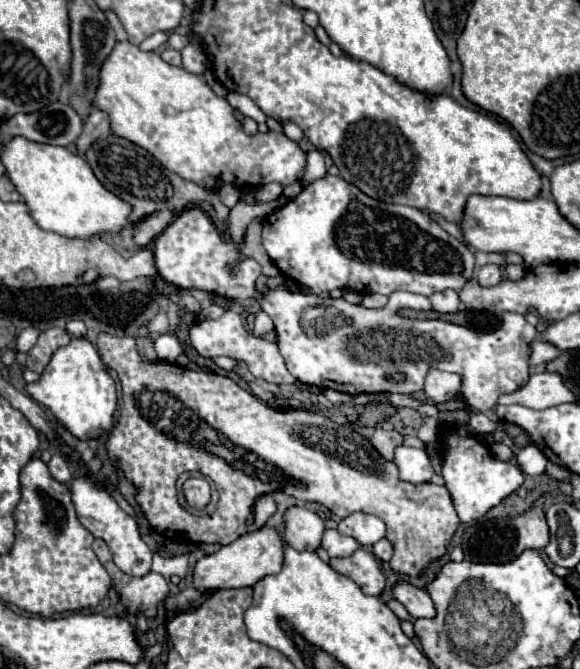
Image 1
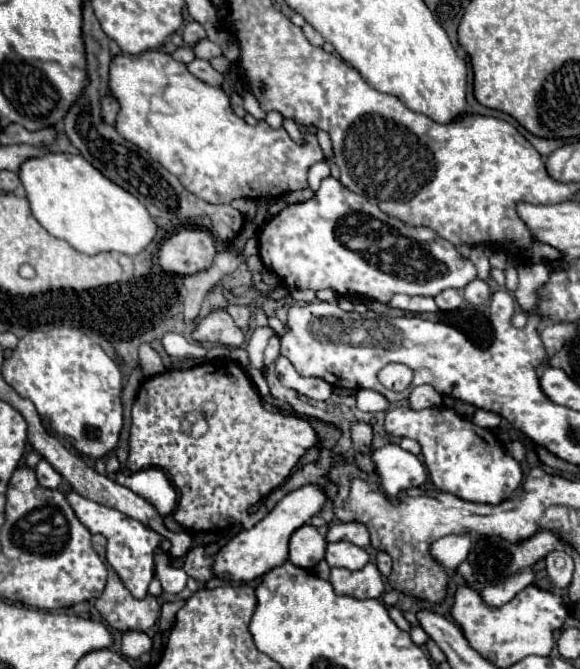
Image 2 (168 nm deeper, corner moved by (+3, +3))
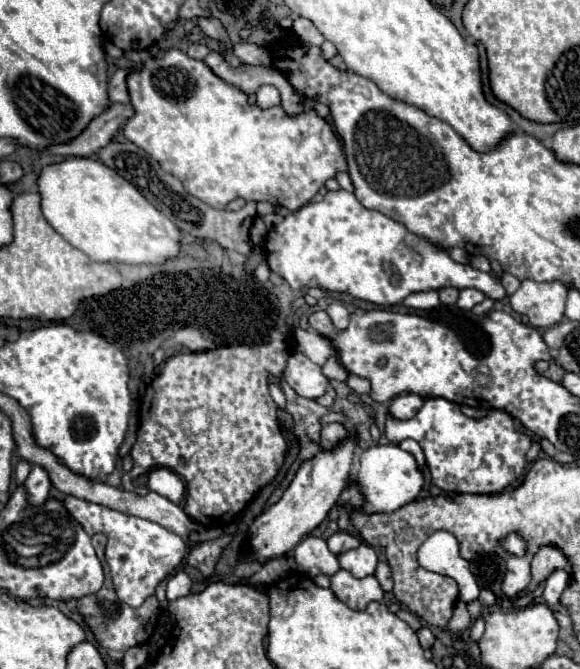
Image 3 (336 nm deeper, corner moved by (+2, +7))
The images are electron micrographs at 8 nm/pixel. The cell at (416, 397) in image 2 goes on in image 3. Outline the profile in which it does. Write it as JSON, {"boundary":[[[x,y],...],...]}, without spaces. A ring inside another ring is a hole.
{"boundary":[[[406,393],[406,395],[392,399],[388,413],[396,415],[396,419],[412,419],[412,415],[416,415],[416,411],[422,407],[422,403],[424,403],[422,397],[414,395],[414,393]]]}

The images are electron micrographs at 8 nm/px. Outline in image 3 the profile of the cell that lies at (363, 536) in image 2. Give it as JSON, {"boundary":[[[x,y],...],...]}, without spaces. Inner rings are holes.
{"boundary":[[[340,531],[340,533],[336,533],[336,535],[332,535],[332,537],[328,539],[328,549],[330,549],[334,555],[340,555],[340,553],[350,551],[350,549],[356,549],[358,545],[360,545],[360,539],[352,537],[352,535],[344,533],[344,531]]]}

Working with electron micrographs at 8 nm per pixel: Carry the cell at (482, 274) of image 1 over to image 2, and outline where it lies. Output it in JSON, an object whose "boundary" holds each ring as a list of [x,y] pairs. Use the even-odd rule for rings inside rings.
{"boundary":[[[473,279],[465,289],[463,289],[463,297],[471,303],[471,305],[481,305],[483,301],[487,301],[491,297],[491,289],[487,285],[487,281],[483,279]]]}

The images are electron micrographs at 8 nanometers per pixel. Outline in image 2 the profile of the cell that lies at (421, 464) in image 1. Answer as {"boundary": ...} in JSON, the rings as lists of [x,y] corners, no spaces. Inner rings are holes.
{"boundary":[[[389,443],[373,453],[377,473],[381,475],[385,493],[395,499],[401,489],[419,487],[427,481],[425,465],[417,455],[401,449],[397,443]]]}

